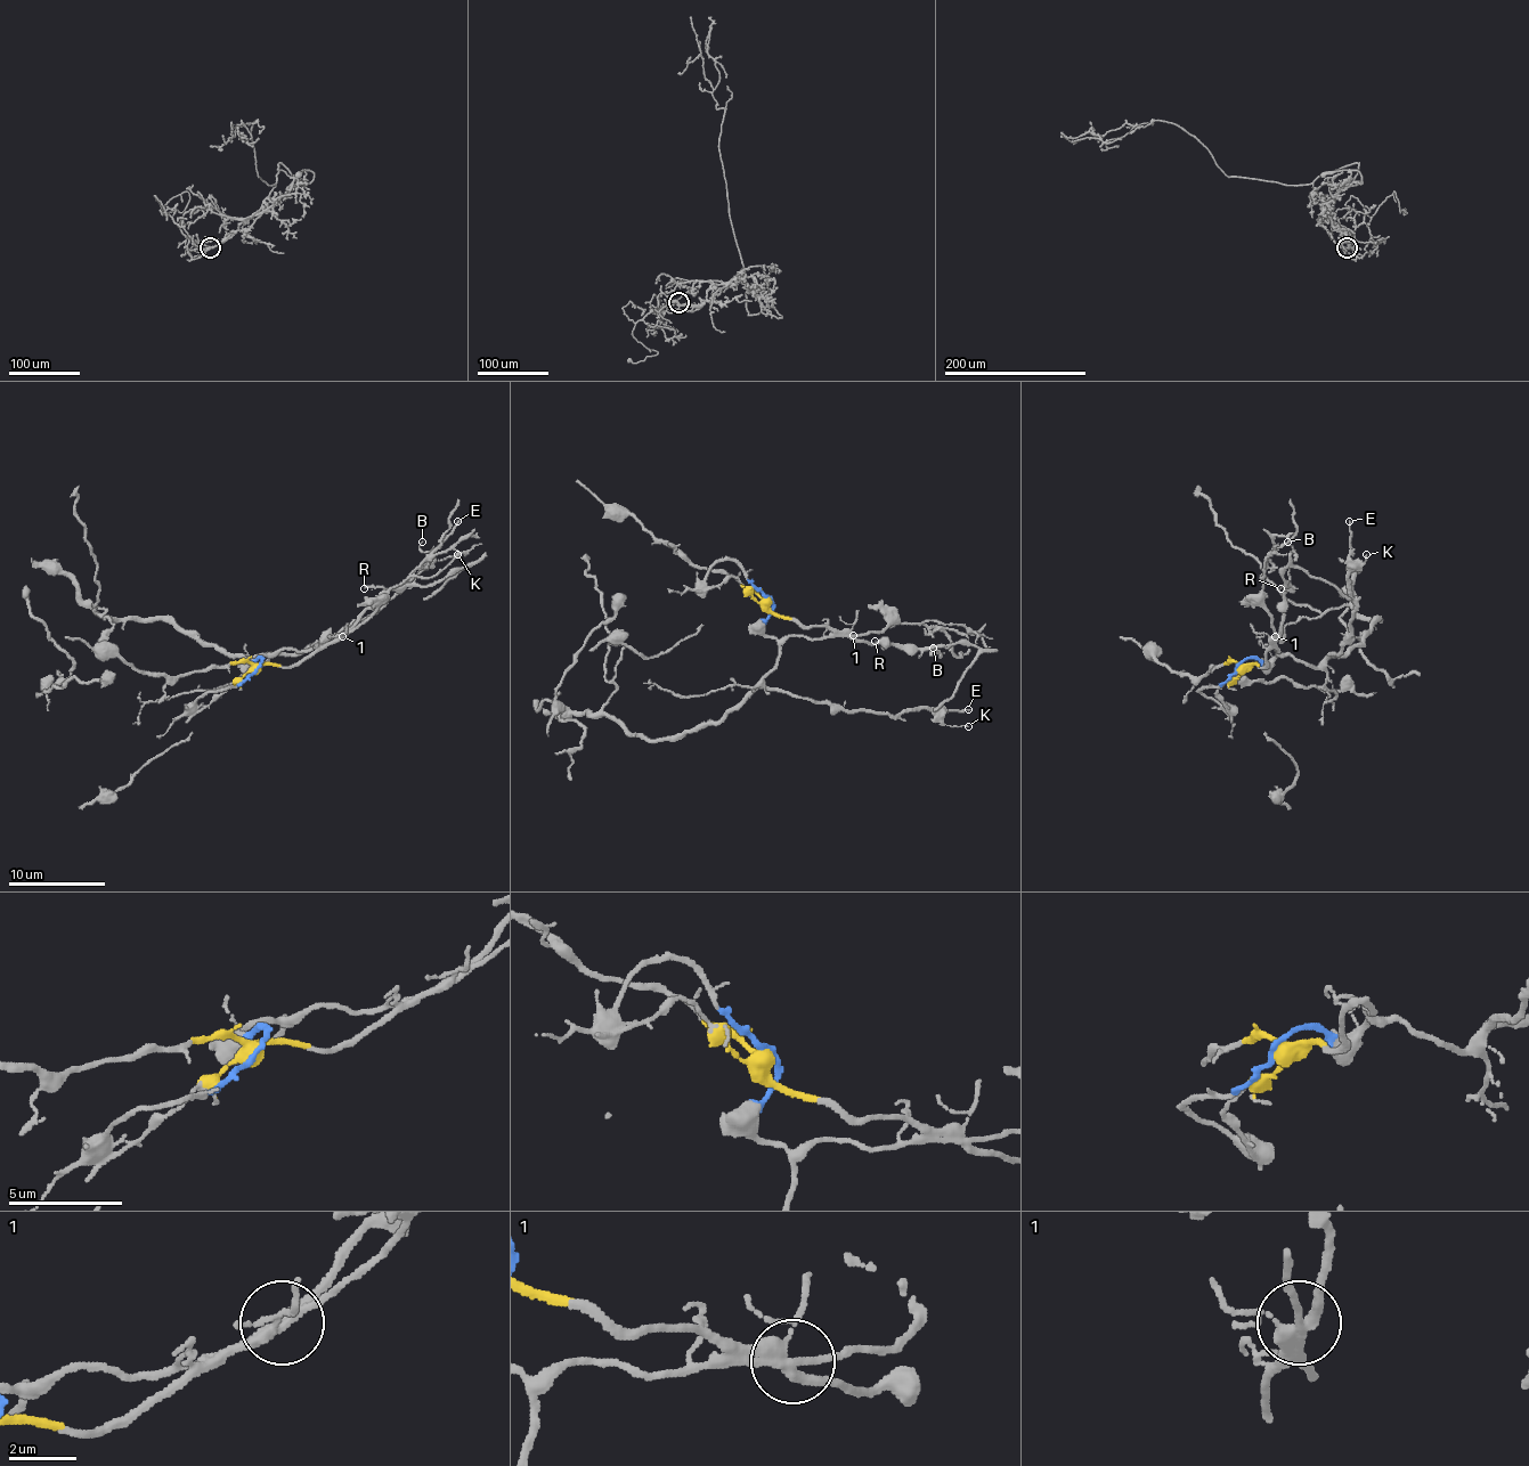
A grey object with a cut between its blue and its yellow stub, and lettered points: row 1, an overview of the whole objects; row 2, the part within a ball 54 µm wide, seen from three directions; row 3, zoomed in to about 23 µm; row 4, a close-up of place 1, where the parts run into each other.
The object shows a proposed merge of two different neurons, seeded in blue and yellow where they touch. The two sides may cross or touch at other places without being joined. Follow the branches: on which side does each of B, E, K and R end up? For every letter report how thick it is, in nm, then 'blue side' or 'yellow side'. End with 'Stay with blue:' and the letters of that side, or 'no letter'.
B: 80 nm | yellow side
E: 160 nm | blue side
K: 90 nm | blue side
R: 120 nm | yellow side
Stay with blue: E, K

